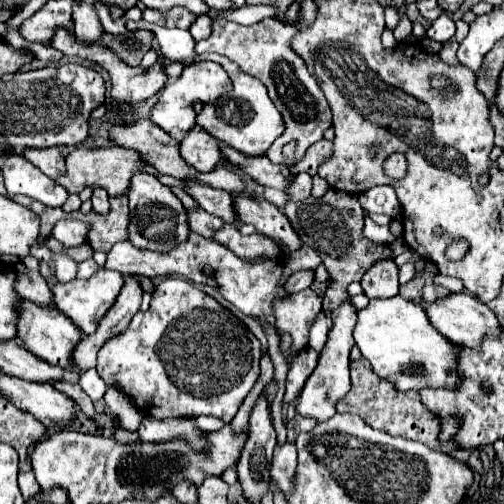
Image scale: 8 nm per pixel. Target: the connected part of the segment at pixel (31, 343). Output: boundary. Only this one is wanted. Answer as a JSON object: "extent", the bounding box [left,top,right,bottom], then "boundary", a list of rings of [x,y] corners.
{"extent":[17,300,81,368],"boundary":[[[21,300],[21,322],[17,322],[17,340],[21,340],[21,344],[37,358],[49,362],[51,366],[71,368],[71,352],[81,338],[81,330],[55,308],[43,308],[29,300]]]}

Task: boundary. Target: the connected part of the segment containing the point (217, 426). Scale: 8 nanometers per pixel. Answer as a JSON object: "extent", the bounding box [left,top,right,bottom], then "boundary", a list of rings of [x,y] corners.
{"extent":[194,416,224,431],"boundary":[[[199,416],[194,418],[196,424],[205,431],[218,431],[224,426],[224,421],[212,416]]]}

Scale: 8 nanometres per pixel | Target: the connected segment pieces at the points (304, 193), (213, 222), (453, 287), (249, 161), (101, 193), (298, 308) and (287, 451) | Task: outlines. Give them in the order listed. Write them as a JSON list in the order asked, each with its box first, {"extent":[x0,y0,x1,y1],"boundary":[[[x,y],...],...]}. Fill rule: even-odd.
[{"extent":[285,172,311,202],"boundary":[[[301,172],[295,180],[293,180],[293,186],[289,186],[289,190],[285,190],[285,194],[289,196],[289,200],[293,202],[301,202],[305,198],[309,198],[311,194],[311,176]]]},{"extent":[187,208,223,238],"boundary":[[[191,208],[191,210],[187,210],[187,214],[189,214],[189,228],[191,228],[191,232],[197,232],[201,236],[211,238],[213,232],[223,226],[221,218],[213,216],[213,214],[209,214],[209,212],[201,210],[201,208]]]},{"extent":[433,274,465,292],"boundary":[[[437,274],[435,276],[435,280],[433,280],[435,284],[441,284],[441,286],[445,286],[449,292],[461,292],[465,286],[463,286],[463,282],[459,280],[459,278],[451,278],[451,276],[441,276],[441,274]]]},{"extent":[221,144,291,190],"boundary":[[[221,144],[221,156],[231,166],[241,168],[249,178],[253,178],[261,186],[271,186],[271,188],[285,190],[291,184],[291,180],[289,180],[289,168],[277,166],[277,164],[269,162],[267,156],[249,158],[249,156],[241,154],[239,150],[233,150],[231,146],[225,146],[225,144]]]},{"extent":[91,188,109,214],"boundary":[[[95,188],[91,202],[93,202],[93,210],[95,212],[99,212],[99,214],[107,214],[109,212],[109,196],[107,196],[105,190]]]},{"extent":[275,288,321,352],"boundary":[[[311,288],[275,302],[277,326],[281,332],[287,332],[293,338],[293,352],[307,346],[309,328],[319,312],[321,296],[317,296]]]},{"extent":[269,442,297,492],"boundary":[[[285,442],[283,446],[277,446],[277,450],[273,452],[273,462],[269,464],[269,478],[271,478],[271,486],[281,488],[283,492],[293,490],[293,472],[297,466],[297,450],[295,444]]]}]

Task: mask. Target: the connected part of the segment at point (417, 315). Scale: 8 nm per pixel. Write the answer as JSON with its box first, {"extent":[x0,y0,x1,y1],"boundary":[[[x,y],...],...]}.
{"extent":[353,296,457,392],"boundary":[[[401,296],[369,300],[367,308],[357,310],[353,340],[361,350],[361,356],[369,360],[373,372],[391,380],[403,392],[419,392],[421,388],[435,386],[457,386],[457,350],[431,326],[421,306]]]}

